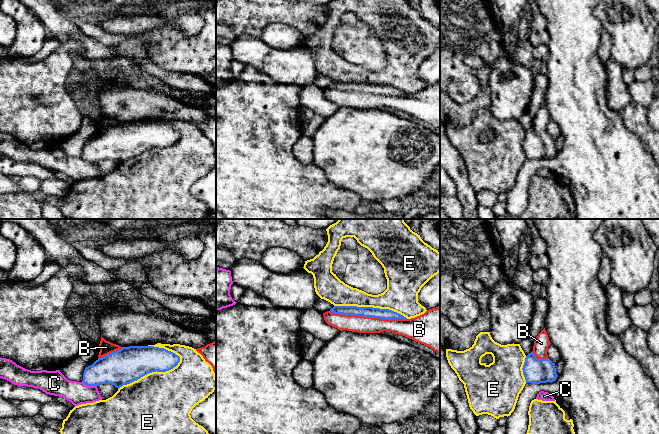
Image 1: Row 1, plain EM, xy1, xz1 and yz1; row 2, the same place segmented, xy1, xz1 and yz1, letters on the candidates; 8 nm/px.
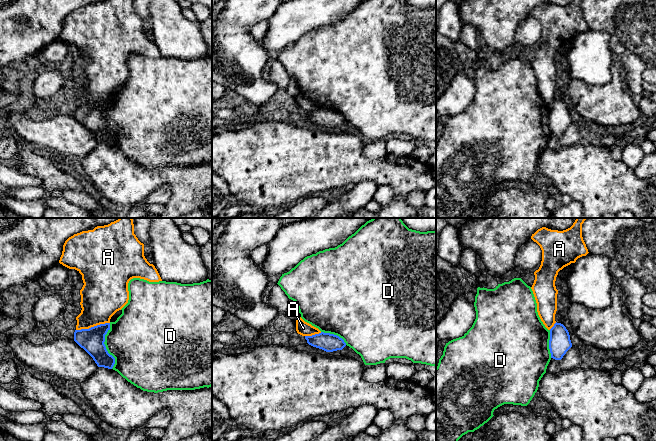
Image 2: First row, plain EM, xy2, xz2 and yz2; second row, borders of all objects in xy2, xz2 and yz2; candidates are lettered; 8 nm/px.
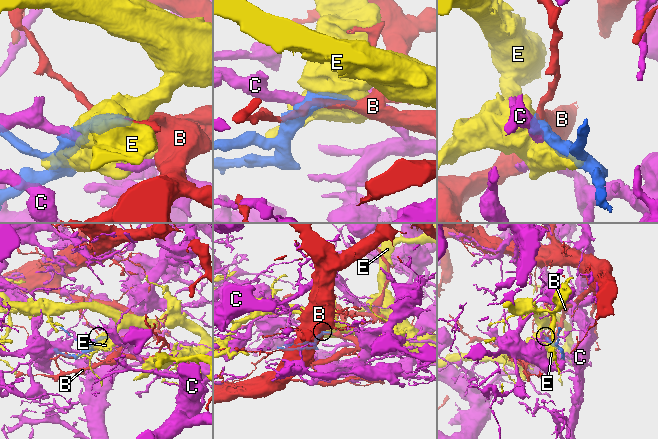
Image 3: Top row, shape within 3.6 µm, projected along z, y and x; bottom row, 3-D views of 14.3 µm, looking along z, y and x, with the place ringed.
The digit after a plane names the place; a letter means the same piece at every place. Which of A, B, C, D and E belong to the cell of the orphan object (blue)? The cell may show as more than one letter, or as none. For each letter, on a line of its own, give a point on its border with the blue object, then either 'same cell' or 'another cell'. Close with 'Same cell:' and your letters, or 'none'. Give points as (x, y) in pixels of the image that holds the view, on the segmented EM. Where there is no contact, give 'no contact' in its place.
A: xy2 (92, 327) | another cell
B: xz1 (368, 316) | same cell
C: xy1 (89, 385) | another cell
D: xy2 (105, 346) | another cell
E: xy1 (151, 372) | another cell
Same cell: B

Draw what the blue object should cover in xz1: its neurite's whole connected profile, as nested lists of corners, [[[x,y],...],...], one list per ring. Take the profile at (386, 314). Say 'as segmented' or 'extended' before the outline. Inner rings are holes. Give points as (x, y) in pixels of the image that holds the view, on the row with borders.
extended | [[[440,305],[411,319],[389,309],[357,306],[334,306],[323,317],[328,325],[340,331],[392,332],[440,353]]]

